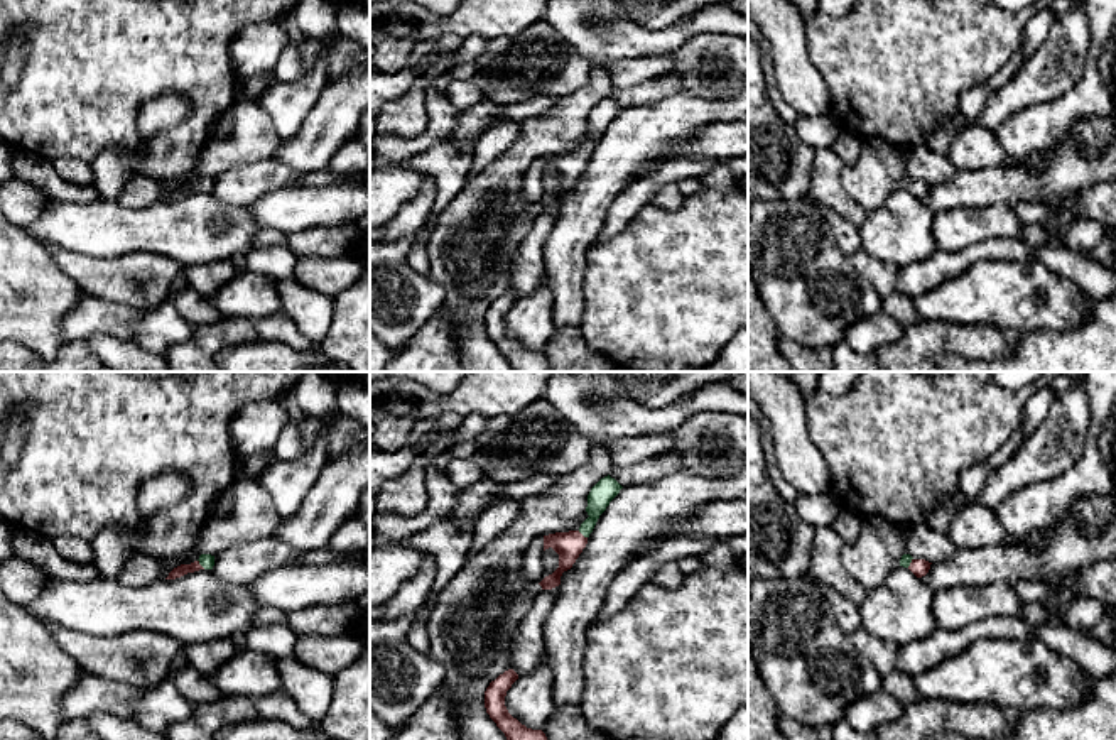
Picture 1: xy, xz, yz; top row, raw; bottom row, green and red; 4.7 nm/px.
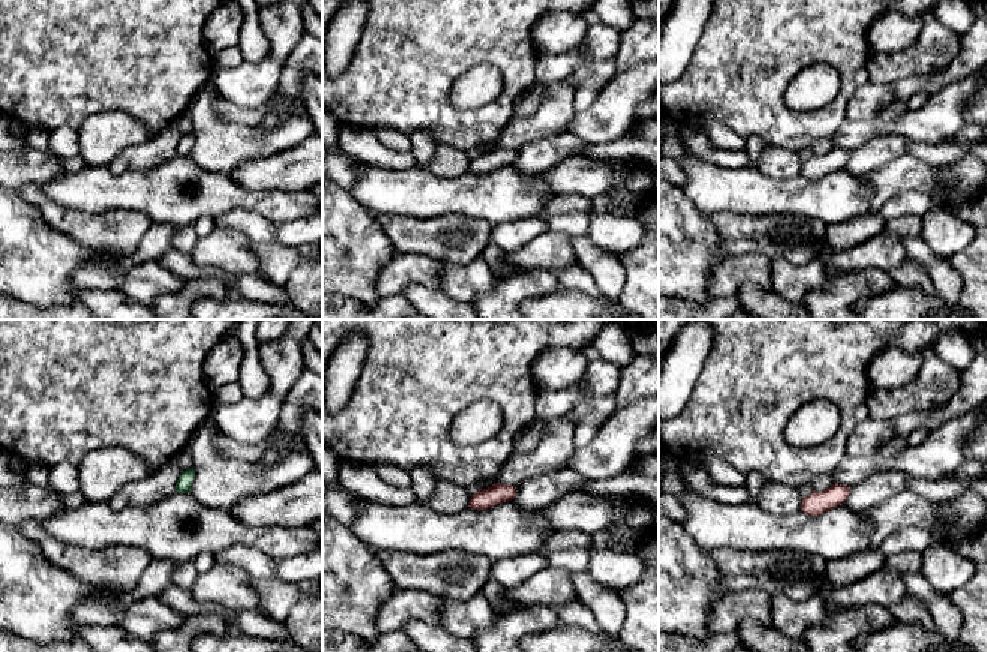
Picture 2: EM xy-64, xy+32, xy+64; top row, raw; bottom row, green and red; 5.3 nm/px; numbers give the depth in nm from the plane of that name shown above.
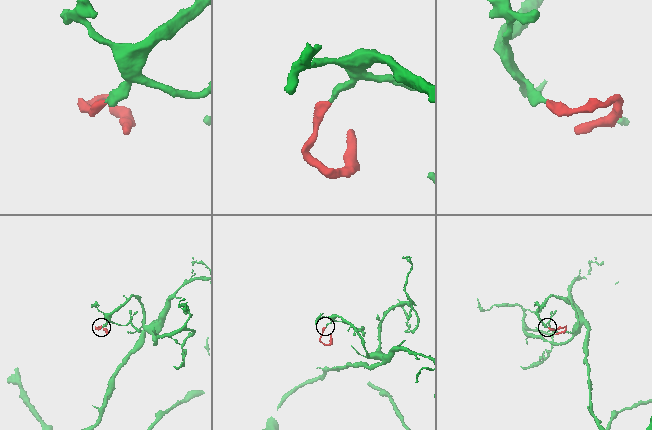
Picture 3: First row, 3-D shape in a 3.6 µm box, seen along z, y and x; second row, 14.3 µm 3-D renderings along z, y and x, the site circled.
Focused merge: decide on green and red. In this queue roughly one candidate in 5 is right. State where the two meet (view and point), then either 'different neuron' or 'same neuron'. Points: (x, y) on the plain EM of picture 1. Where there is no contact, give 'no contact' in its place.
contact xy (201, 186); same neuron

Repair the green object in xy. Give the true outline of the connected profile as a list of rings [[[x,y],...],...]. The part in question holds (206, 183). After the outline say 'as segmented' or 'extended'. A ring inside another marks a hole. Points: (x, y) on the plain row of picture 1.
[[[201,176],[198,182],[174,189],[165,201],[176,201],[199,191],[213,191],[213,188],[214,188],[214,177]]] | extended

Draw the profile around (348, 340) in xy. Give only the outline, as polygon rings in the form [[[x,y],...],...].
[[[370,233],[353,253],[363,265],[361,279],[333,301],[333,324],[319,350],[353,372],[370,372]]]

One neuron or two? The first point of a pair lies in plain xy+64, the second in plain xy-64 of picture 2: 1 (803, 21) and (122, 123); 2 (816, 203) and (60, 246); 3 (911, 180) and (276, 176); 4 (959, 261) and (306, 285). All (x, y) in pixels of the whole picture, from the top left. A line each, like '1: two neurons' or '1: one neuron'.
1: two neurons
2: two neurons
3: one neuron
4: one neuron

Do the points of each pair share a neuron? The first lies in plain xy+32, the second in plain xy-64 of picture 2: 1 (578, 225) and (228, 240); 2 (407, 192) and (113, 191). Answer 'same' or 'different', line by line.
1: different
2: same

